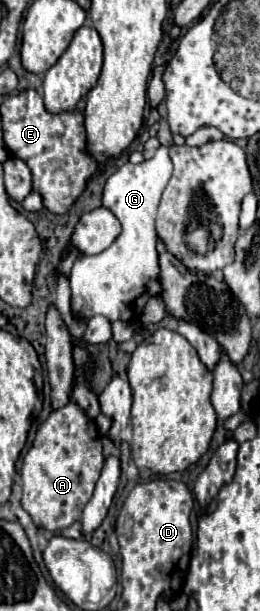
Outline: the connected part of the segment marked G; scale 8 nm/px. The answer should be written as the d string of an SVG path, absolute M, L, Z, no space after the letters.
M160 147L152 159L146 159L138 165L124 163L108 177L102 191L102 207L110 209L118 217L122 233L102 253L80 255L70 269L72 311L80 319L86 321L94 315L104 315L110 321L136 321L140 319L146 301L162 293L154 219L160 195L168 185L170 175L172 161L168 157L168 147Z

